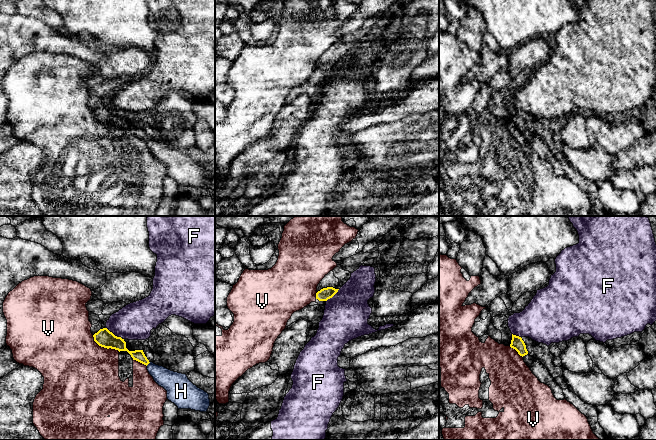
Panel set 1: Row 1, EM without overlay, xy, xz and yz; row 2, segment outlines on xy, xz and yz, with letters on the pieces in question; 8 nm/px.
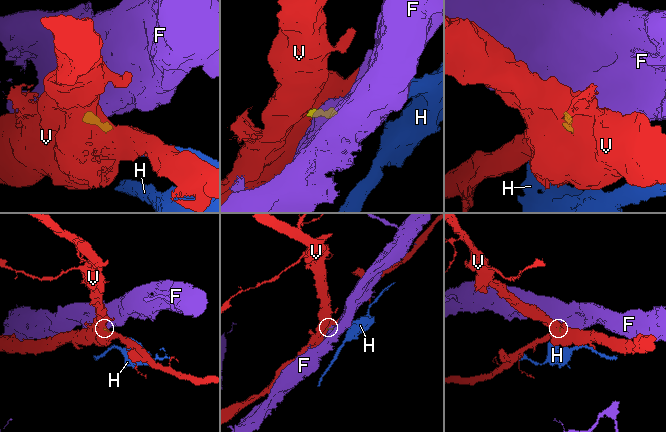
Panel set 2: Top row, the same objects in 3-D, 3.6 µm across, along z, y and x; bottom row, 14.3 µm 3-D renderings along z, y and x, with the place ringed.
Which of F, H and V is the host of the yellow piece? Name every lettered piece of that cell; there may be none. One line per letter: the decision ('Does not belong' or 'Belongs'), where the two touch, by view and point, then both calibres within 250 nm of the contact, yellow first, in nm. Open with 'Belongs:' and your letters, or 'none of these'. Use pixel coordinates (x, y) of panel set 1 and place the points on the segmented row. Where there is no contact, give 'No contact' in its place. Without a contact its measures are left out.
Belongs: H
F: Does not belong. Touches yellow at xy (113, 334). Thickness 140 nm (yellow) against 300 nm
H: Belongs. Touches yellow at xy (148, 363). Thickness 90 nm (yellow) against 170 nm
V: Does not belong. Touches yellow at xy (104, 347). Thickness 140 nm (yellow) against 480 nm

